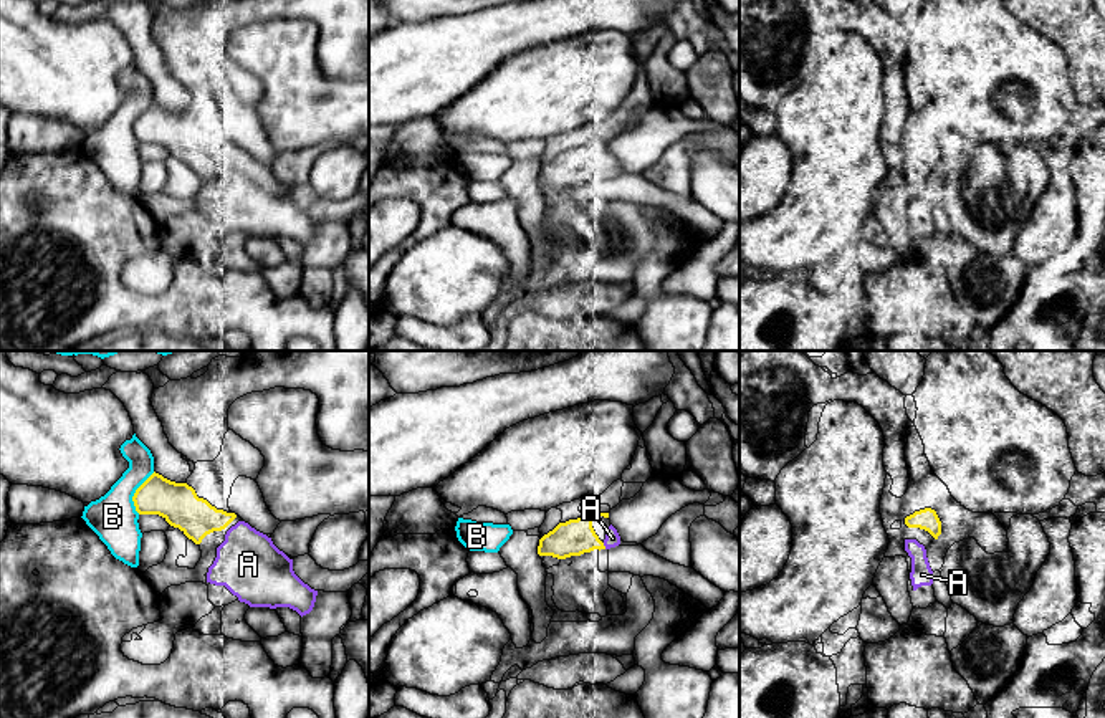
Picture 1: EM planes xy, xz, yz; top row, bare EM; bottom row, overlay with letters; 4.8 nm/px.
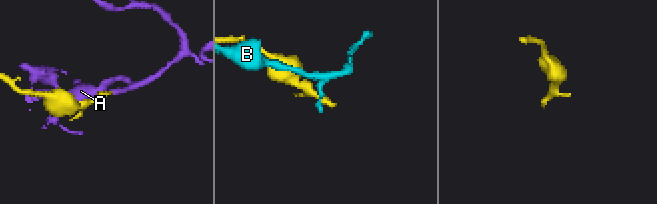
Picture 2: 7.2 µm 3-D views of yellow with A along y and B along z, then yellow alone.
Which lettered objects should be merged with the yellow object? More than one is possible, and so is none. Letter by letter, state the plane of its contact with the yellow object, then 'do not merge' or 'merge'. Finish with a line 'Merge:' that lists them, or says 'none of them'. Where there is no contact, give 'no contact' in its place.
A: xz | merge
B: xy | do not merge
Merge: A

